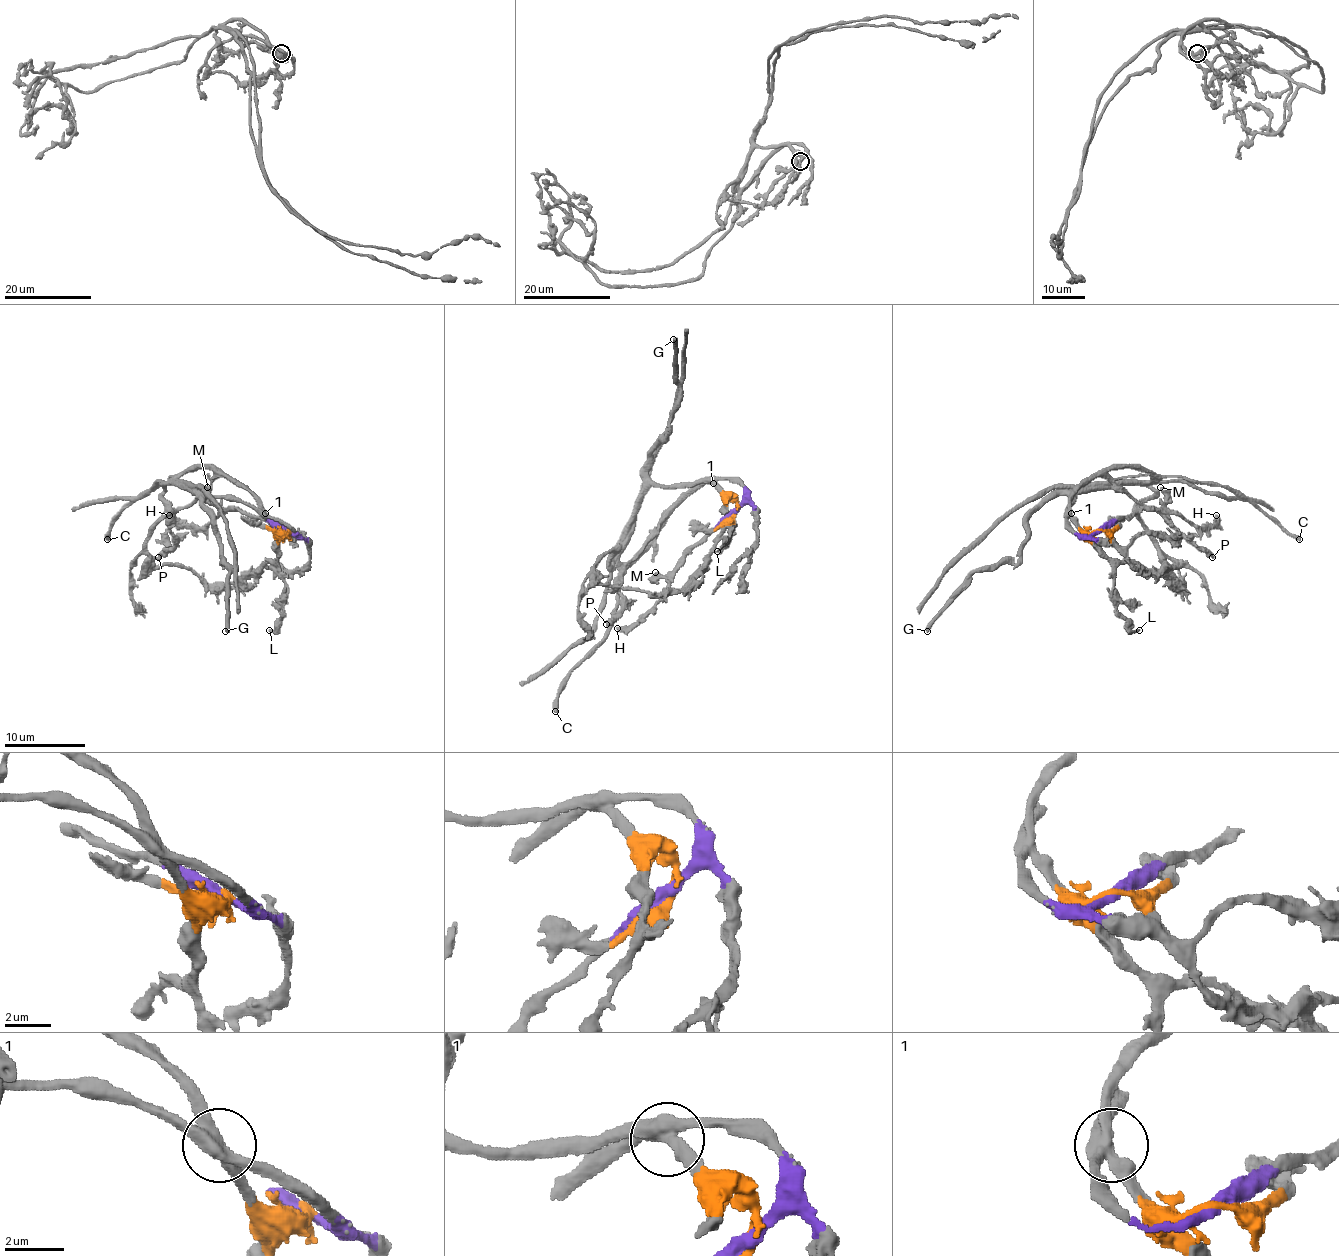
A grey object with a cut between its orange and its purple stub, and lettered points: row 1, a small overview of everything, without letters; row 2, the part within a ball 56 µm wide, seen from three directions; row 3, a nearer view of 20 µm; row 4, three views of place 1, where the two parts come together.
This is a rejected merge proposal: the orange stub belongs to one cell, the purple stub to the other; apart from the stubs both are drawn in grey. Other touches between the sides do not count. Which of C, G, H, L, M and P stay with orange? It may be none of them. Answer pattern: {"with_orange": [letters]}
{"with_orange": ["C", "L", "P"]}

